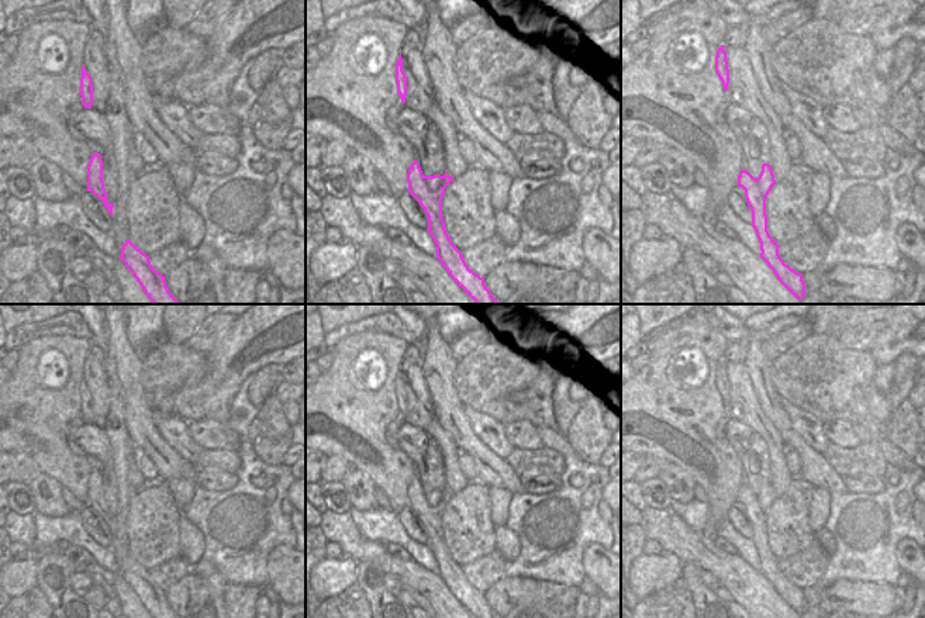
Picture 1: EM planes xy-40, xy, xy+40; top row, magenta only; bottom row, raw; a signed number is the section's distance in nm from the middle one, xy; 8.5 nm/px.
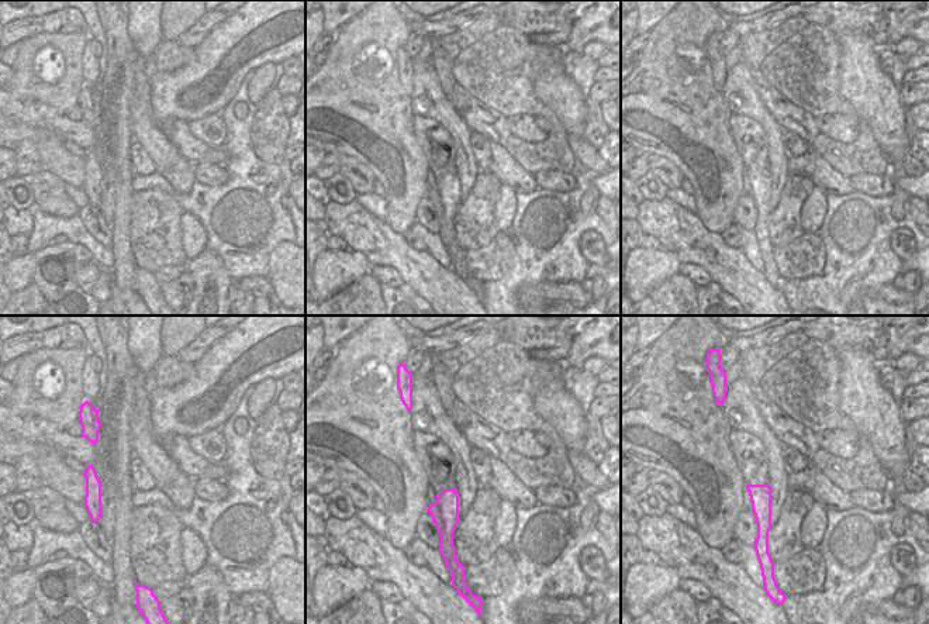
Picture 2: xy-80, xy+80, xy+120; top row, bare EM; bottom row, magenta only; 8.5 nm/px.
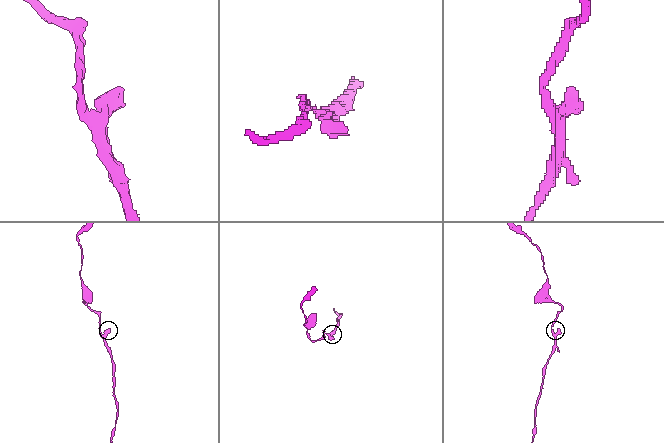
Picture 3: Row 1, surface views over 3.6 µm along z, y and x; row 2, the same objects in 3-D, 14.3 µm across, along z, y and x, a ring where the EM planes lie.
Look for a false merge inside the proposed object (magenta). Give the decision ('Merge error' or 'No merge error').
No merge error

